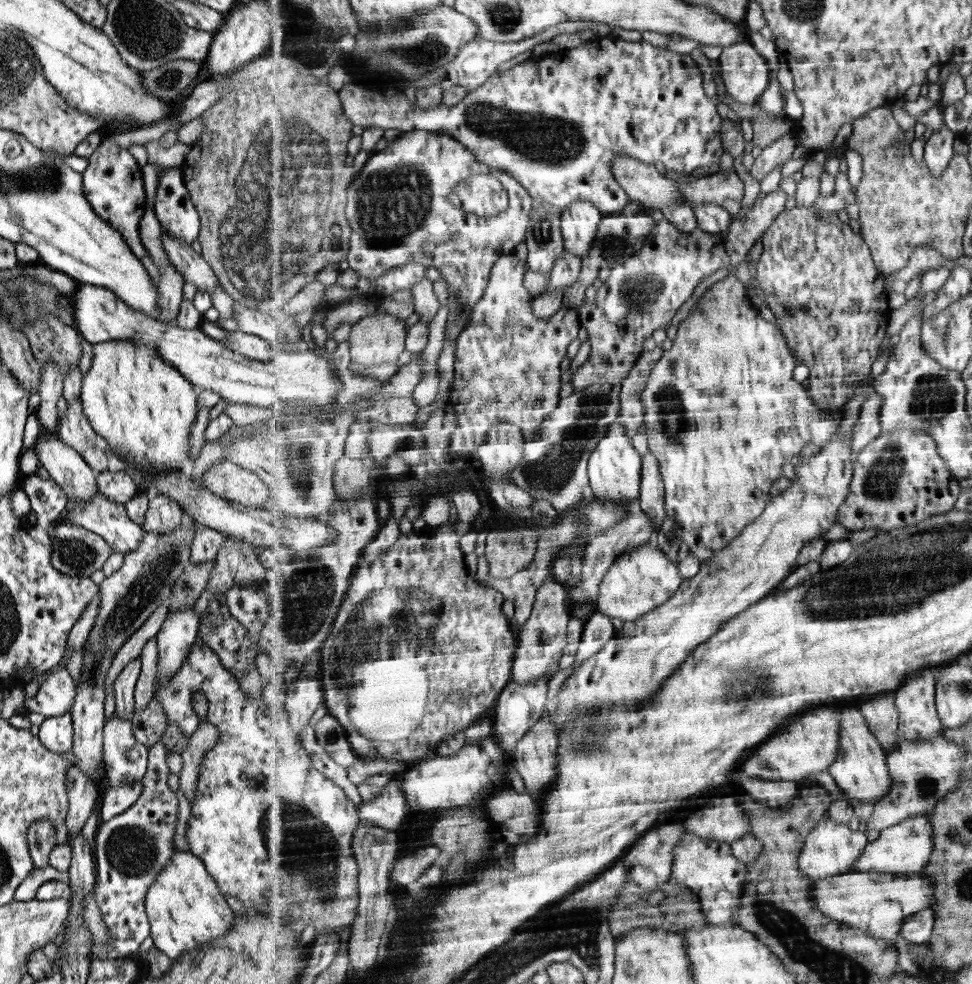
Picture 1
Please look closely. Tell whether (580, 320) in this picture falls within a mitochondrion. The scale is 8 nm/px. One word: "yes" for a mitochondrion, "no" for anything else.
no

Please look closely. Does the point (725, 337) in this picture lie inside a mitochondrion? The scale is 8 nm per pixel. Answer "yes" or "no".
no

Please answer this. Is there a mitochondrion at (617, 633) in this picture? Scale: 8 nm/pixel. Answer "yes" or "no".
no

